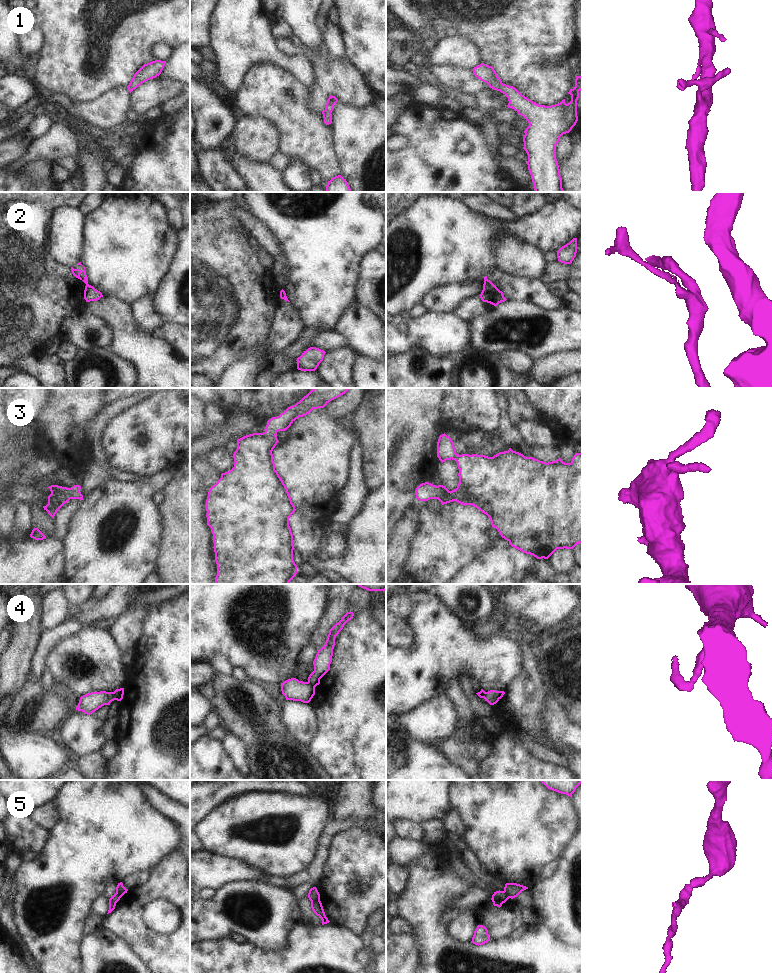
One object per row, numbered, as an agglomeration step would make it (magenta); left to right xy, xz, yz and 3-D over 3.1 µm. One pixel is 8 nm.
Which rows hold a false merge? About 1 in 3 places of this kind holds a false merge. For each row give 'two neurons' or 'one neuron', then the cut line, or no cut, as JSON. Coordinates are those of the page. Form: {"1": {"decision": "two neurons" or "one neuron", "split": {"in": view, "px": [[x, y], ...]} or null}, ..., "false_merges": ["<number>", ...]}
{"1": {"decision": "one neuron", "split": null}, "2": {"decision": "two neurons", "split": {"in": "yz", "px": [[484, 282], [495, 286]]}}, "3": {"decision": "one neuron", "split": null}, "4": {"decision": "two neurons", "split": {"in": "xy", "px": [[111, 692], [114, 699]]}}, "5": {"decision": "two neurons", "split": {"in": "xz", "px": [[319, 899], [311, 902]]}}, "false_merges": ["2", "4", "5"]}

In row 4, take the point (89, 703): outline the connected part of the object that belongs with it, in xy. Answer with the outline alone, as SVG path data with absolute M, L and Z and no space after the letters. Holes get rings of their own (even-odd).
M91 692L80 697L76 710L90 715L102 706L110 705L112 701L114 701L112 692Z

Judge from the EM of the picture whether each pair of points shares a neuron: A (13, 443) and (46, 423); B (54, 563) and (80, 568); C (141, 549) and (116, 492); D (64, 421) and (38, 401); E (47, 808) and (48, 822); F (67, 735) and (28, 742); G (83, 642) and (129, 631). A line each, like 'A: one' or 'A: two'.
A: two
B: two
C: one
D: two
E: one
F: two
G: two

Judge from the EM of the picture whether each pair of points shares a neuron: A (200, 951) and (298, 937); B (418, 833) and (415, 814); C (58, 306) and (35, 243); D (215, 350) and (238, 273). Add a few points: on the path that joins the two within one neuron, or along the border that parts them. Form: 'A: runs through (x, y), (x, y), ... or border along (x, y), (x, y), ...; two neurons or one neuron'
A: runs through (225, 959), (277, 959); one neuron
B: border along (396, 820), (412, 820), (419, 824); two neurons
C: runs through (42, 290), (35, 283), (35, 259); one neuron
D: runs through (215, 331), (215, 296), (219, 292); one neuron

